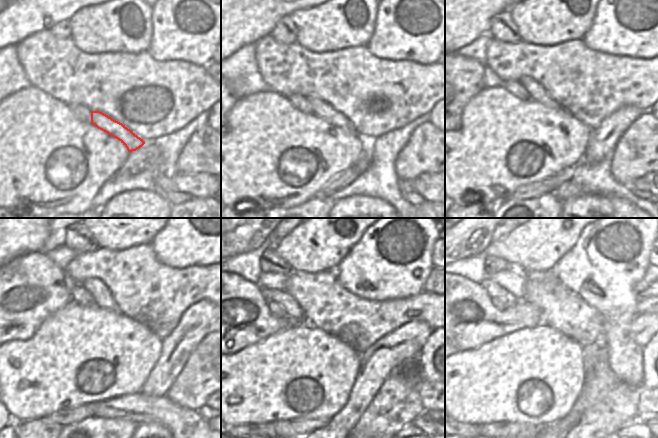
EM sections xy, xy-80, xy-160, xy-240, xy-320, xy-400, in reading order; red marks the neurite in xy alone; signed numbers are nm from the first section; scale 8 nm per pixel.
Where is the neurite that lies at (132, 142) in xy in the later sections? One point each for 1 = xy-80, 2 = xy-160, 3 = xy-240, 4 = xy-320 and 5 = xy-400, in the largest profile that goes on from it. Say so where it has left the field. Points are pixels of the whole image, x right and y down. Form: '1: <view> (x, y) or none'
1: xy-80 (320, 108)
2: xy-160 (535, 90)
3: xy-240 (78, 314)
4: xy-320 (281, 297)
5: xy-400 (493, 289)

